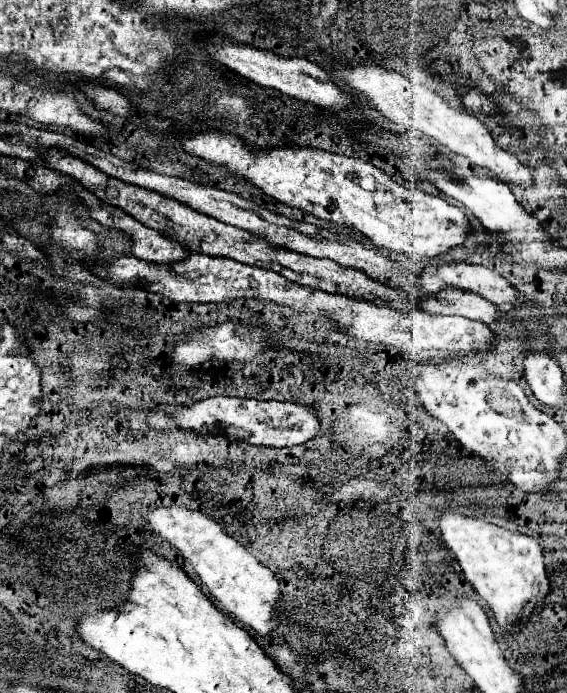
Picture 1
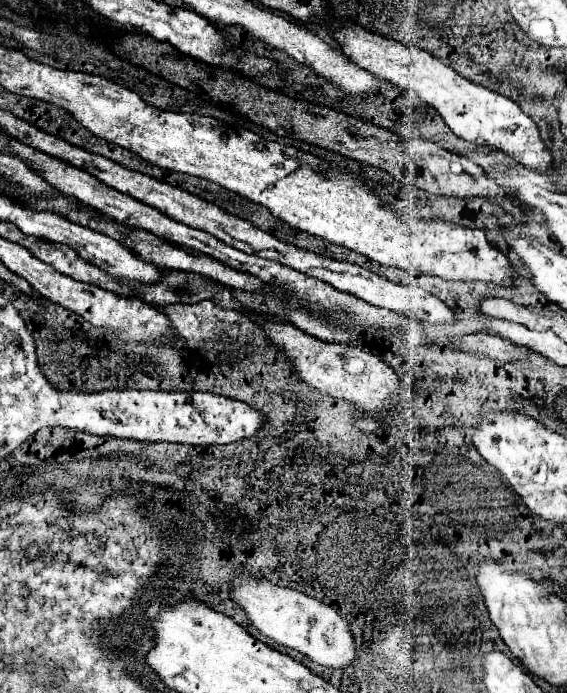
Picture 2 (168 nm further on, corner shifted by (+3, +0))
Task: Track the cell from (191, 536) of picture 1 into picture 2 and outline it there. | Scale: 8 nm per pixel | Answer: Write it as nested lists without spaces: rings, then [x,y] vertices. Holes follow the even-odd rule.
[[[236,576],[232,578],[232,596],[240,608],[246,610],[250,622],[276,644],[298,650],[320,666],[346,668],[356,656],[354,638],[346,626],[346,620],[328,604],[310,598],[302,592],[280,588],[270,582],[258,582],[256,578]]]

